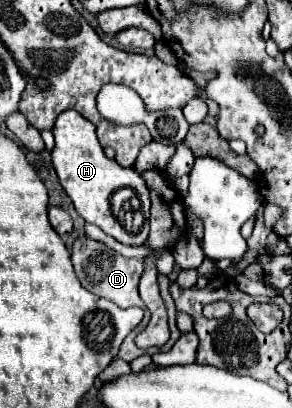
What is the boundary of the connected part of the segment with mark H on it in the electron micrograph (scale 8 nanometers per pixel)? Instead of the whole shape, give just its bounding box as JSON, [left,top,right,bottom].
[52,110,150,246]

